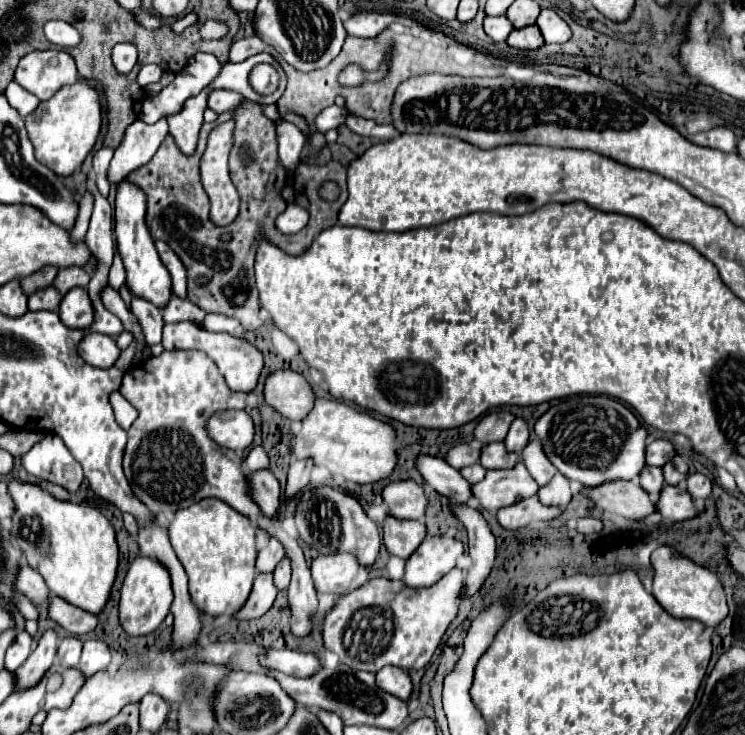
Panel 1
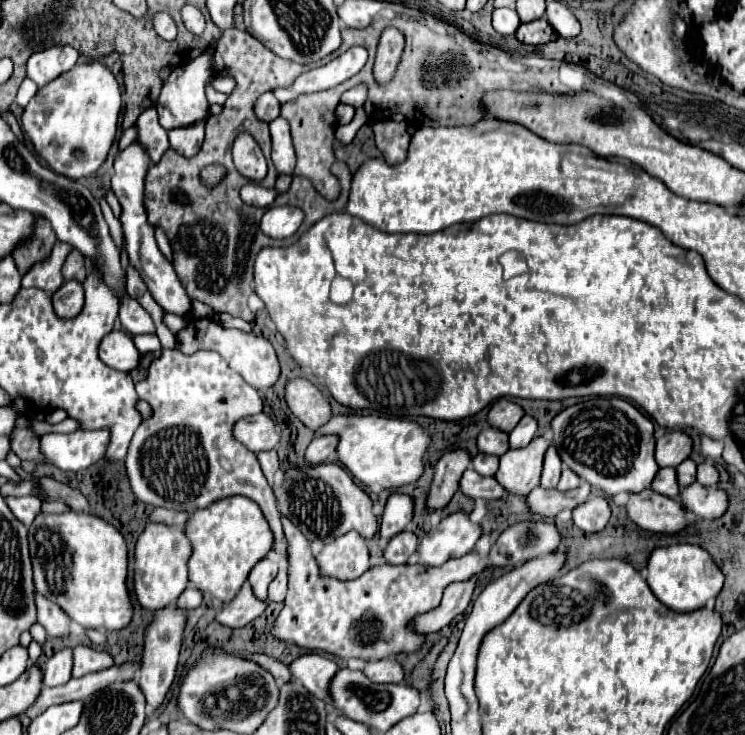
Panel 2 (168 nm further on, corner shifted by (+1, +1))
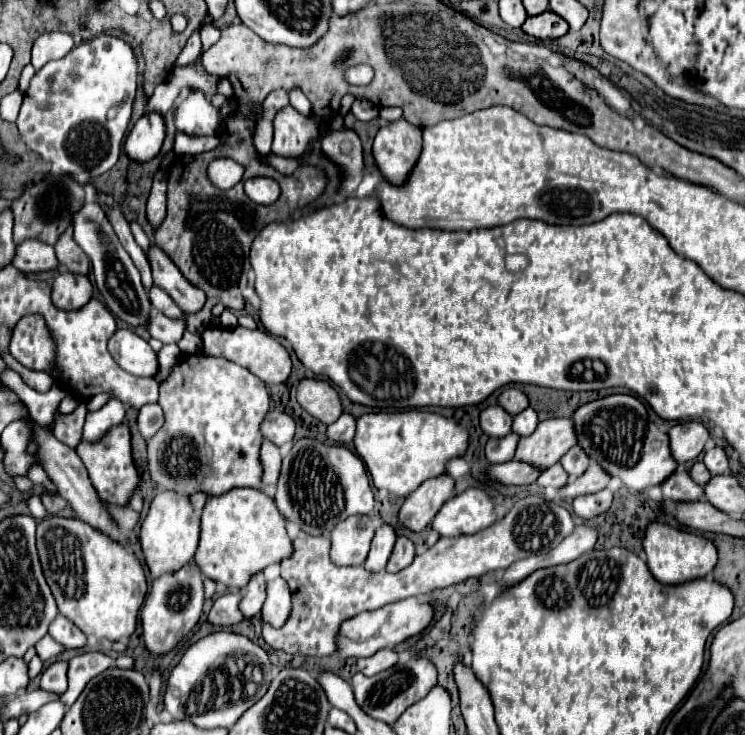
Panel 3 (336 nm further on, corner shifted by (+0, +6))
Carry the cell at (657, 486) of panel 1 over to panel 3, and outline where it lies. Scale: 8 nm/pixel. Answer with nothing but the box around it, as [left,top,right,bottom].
[663,470,703,502]

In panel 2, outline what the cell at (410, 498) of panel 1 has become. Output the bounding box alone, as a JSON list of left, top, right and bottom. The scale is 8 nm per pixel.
[380,493,414,547]

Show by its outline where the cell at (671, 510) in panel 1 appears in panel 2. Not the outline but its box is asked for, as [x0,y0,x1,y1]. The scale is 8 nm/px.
[678,481,728,519]

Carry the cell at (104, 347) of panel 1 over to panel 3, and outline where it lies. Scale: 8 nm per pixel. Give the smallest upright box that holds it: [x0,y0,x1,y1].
[109,328,159,376]

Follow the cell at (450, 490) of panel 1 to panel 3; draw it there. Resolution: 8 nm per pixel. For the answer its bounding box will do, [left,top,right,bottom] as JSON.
[489,460,543,484]

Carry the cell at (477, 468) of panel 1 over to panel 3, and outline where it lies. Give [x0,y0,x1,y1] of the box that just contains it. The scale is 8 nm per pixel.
[485,432,519,464]

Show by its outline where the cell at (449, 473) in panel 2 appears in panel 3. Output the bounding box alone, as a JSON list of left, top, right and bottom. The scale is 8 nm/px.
[397,474,453,532]

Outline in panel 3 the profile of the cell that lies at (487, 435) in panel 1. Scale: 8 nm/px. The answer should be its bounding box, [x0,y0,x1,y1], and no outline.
[499,388,529,416]

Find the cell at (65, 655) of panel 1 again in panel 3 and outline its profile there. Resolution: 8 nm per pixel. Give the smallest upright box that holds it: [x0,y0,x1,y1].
[41,662,67,696]

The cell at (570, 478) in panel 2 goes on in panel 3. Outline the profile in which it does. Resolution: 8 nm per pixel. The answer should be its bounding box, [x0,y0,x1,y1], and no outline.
[561,446,589,478]

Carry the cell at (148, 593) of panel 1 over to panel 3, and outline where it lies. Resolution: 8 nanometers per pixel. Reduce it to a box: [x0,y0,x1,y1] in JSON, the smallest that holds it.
[141,490,199,578]

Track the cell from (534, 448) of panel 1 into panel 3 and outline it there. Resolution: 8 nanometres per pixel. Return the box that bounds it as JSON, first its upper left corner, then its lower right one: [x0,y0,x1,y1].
[537,464,567,488]

